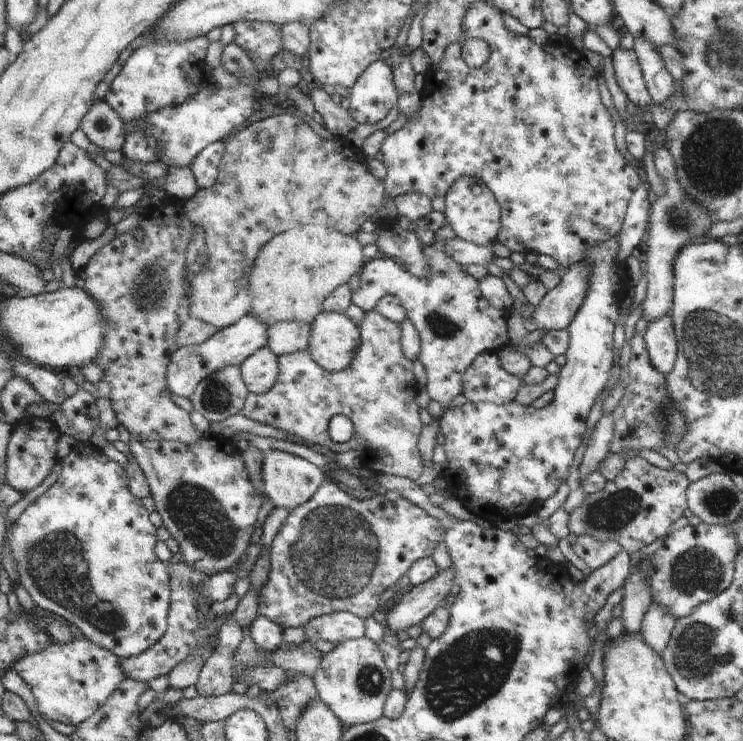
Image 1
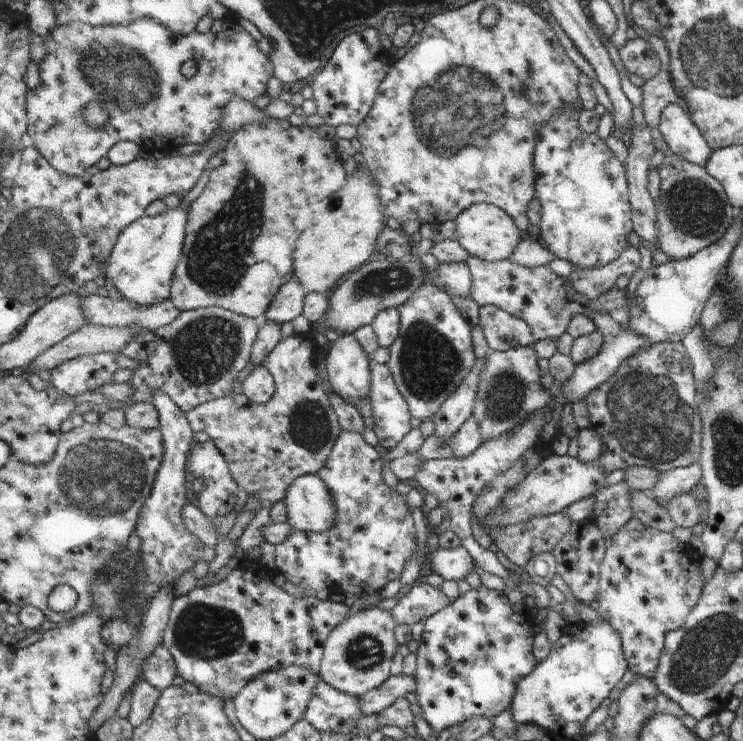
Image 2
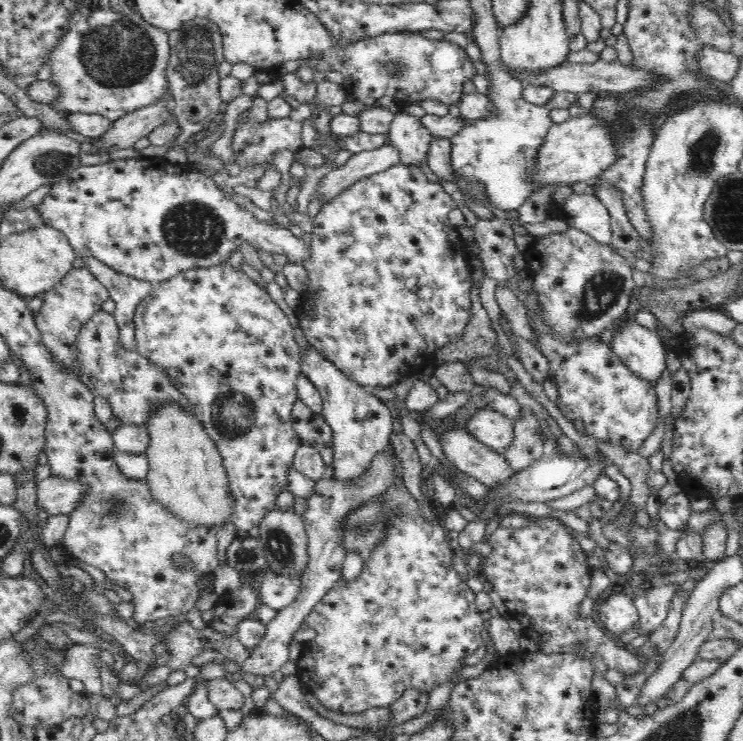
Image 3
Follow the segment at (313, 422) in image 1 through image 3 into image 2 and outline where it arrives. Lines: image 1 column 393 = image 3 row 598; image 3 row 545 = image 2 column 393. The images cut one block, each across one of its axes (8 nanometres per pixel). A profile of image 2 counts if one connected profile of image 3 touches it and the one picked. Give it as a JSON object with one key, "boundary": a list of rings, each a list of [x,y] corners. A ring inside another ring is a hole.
{"boundary":[[[389,364],[373,366],[373,396],[371,396],[373,430],[383,448],[393,450],[409,432],[409,404],[399,392]]]}

